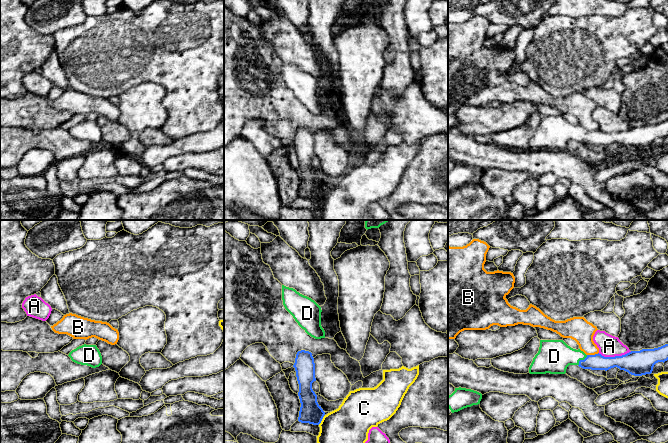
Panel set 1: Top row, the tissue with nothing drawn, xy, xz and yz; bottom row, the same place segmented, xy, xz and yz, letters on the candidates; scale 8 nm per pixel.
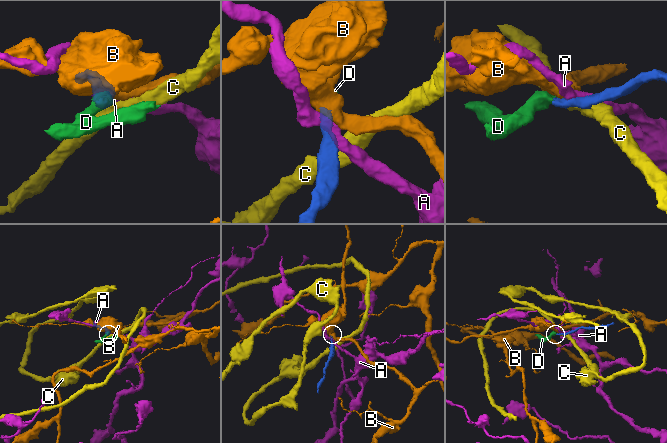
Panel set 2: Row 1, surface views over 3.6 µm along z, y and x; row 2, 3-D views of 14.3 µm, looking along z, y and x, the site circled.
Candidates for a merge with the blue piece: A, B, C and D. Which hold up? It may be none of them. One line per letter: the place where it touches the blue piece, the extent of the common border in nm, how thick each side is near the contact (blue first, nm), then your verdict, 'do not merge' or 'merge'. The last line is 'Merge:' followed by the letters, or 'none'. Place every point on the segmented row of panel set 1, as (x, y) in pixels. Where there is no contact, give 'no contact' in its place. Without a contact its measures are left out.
A: yz (615, 356) | 280 nm | 200/180 nm | do not merge
B: yz (592, 355) | 100 nm | 130/190 nm | do not merge
C: xz (321, 420) | 90 nm | 180/320 nm | do not merge
D: yz (581, 360) | 120 nm | 130/280 nm | merge
Merge: D

